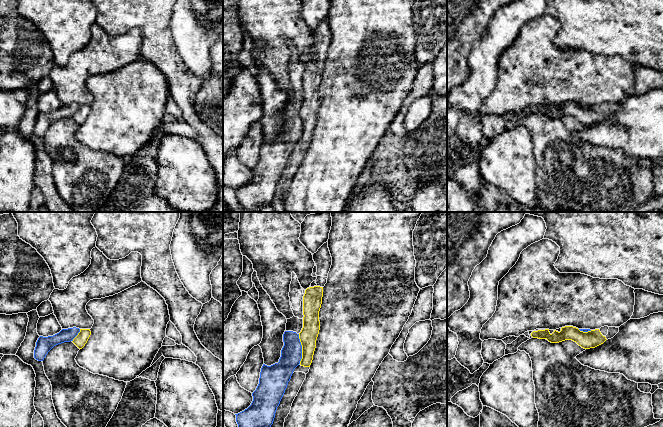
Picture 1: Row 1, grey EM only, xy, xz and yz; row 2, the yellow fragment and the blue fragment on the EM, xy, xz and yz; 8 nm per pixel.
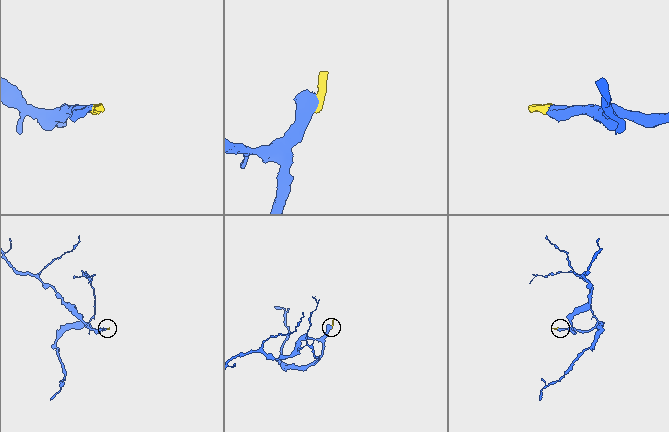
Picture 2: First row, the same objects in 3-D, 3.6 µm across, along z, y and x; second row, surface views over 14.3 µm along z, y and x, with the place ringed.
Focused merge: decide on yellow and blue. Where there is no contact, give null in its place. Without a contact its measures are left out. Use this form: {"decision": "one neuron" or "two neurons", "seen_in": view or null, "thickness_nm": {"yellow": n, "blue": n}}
{"decision": "two neurons", "seen_in": "xz", "thickness_nm": {"yellow": 140, "blue": 180}}

